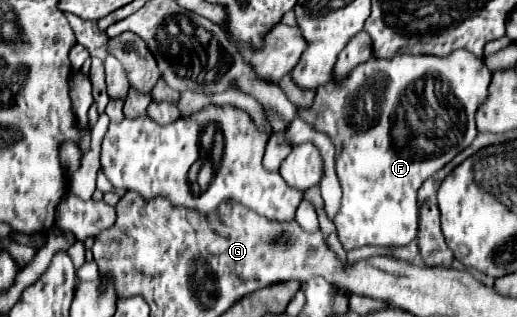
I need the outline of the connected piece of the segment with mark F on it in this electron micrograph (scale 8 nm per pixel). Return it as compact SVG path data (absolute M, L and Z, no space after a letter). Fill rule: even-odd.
M457 49L447 57L435 57L435 55L397 55L393 59L369 59L369 63L359 65L349 79L345 79L343 83L335 83L329 81L327 85L317 89L315 95L315 103L311 109L299 109L299 117L305 119L313 129L329 135L329 139L335 145L337 151L337 175L343 187L343 199L341 199L341 207L339 213L335 215L335 225L337 225L337 233L339 233L339 241L343 243L345 249L355 249L355 247L363 247L363 245L381 245L381 247L393 247L393 245L407 245L415 235L417 235L417 189L421 187L421 183L425 179L429 179L433 173L437 173L443 165L447 165L455 155L459 155L465 147L469 147L469 143L473 143L475 135L477 135L477 127L475 127L475 113L481 107L481 103L489 97L489 83L491 83L491 71L485 67L481 57L475 57L473 53L465 51L465 49ZM433 81L433 107L425 101L423 89L425 83ZM407 95L417 95L417 127L409 121L407 113L409 113L409 103L407 103Z

